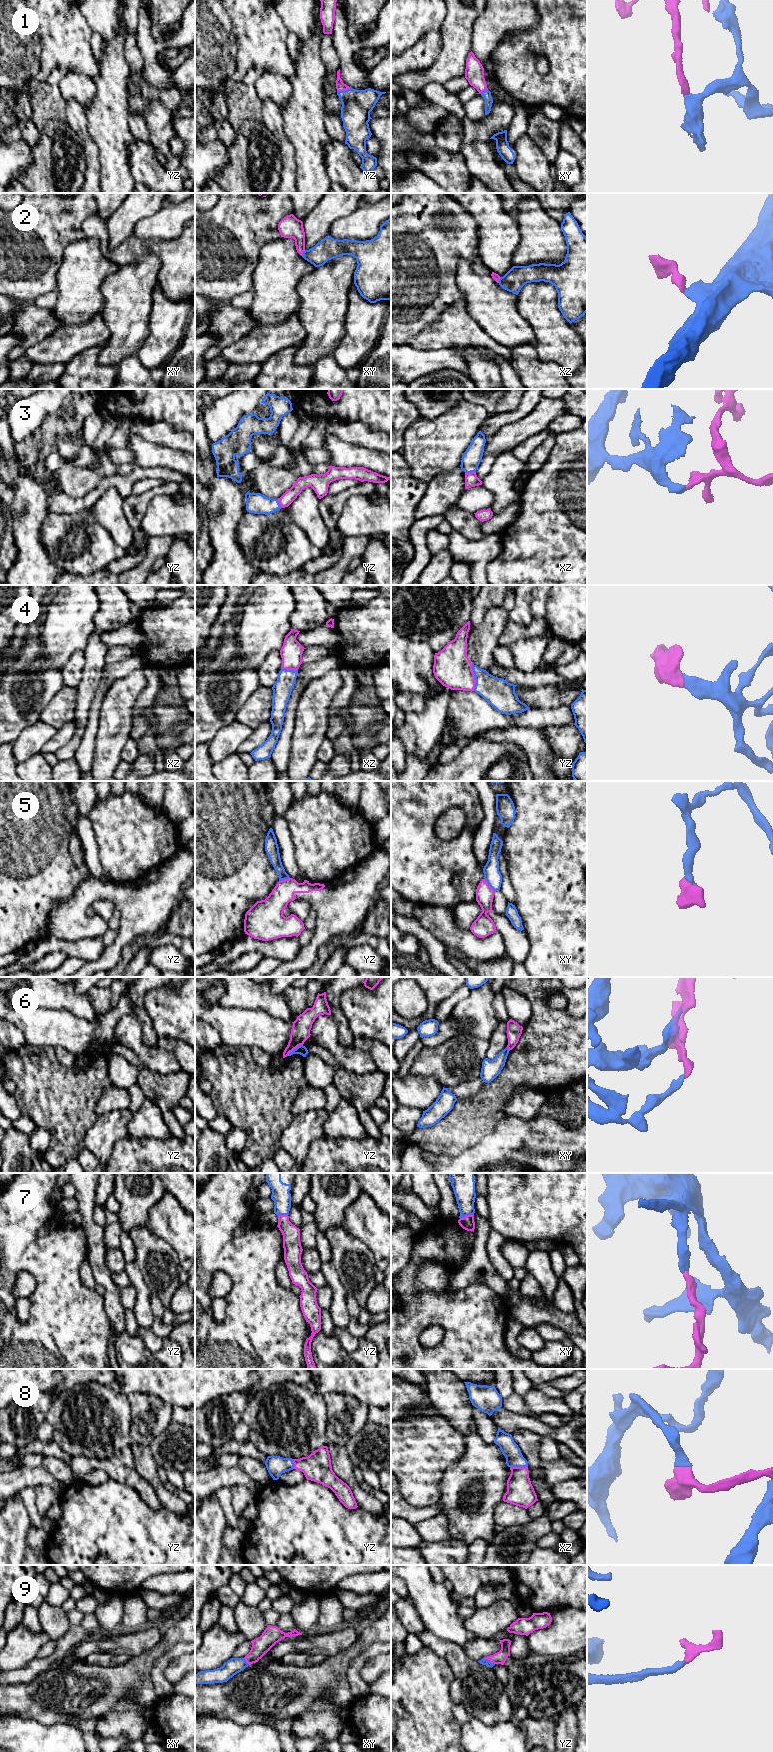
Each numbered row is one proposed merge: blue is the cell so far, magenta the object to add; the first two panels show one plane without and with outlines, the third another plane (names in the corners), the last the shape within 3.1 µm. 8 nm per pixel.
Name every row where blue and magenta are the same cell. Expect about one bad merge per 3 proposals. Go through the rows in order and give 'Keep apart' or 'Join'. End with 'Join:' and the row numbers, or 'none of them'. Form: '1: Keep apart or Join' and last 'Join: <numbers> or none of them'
1: Join
2: Join
3: Join
4: Join
5: Keep apart
6: Keep apart
7: Join
8: Join
9: Join
Join: 1, 2, 3, 4, 7, 8, 9

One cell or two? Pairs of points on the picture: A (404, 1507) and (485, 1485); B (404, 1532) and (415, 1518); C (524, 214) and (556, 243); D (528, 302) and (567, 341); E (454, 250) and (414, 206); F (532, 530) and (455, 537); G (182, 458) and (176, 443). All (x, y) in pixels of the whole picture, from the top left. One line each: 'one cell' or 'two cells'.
A: two cells
B: two cells
C: one cell
D: one cell
E: one cell
F: two cells
G: two cells

